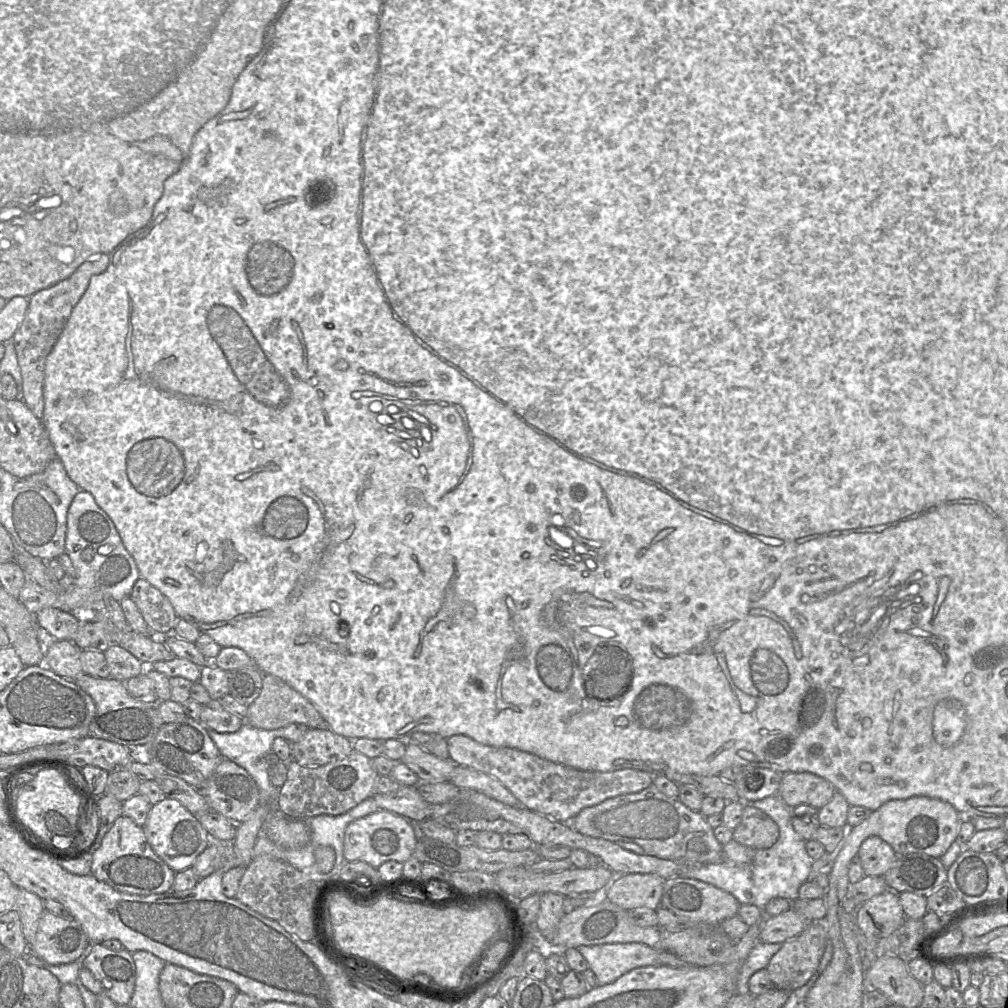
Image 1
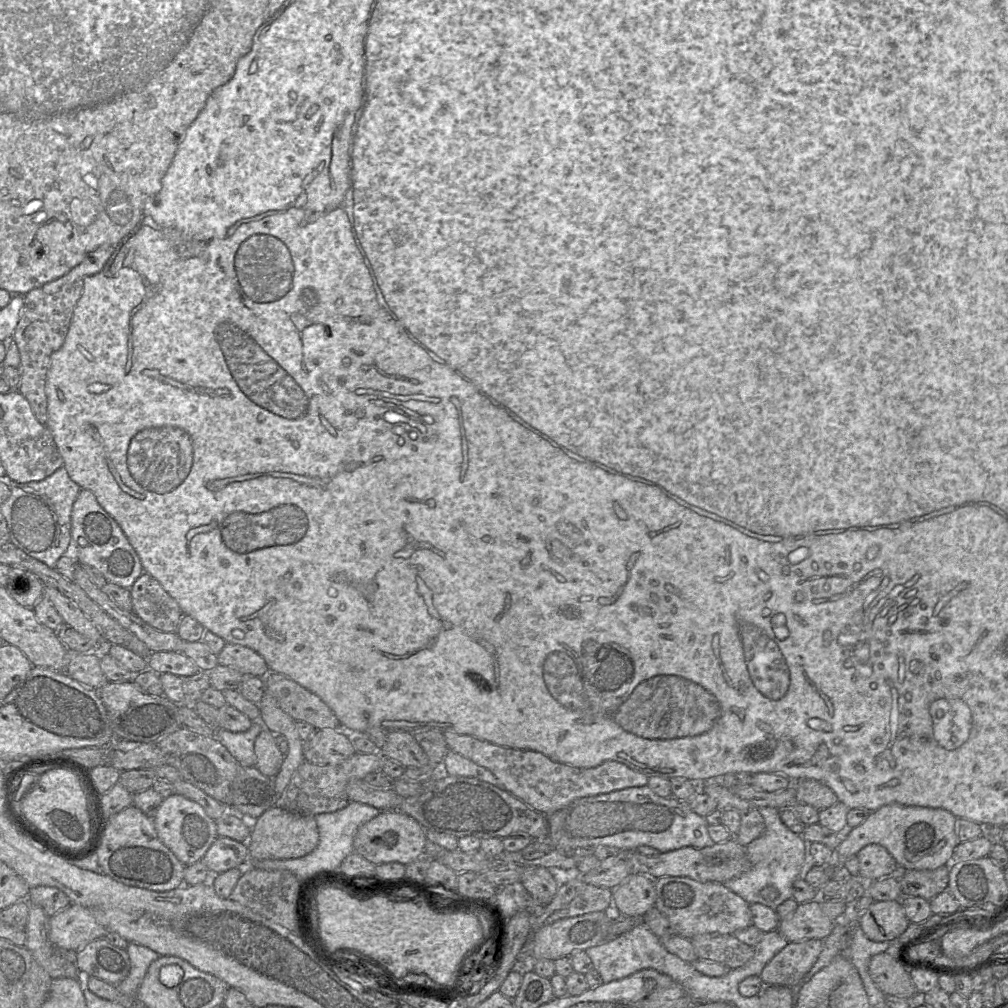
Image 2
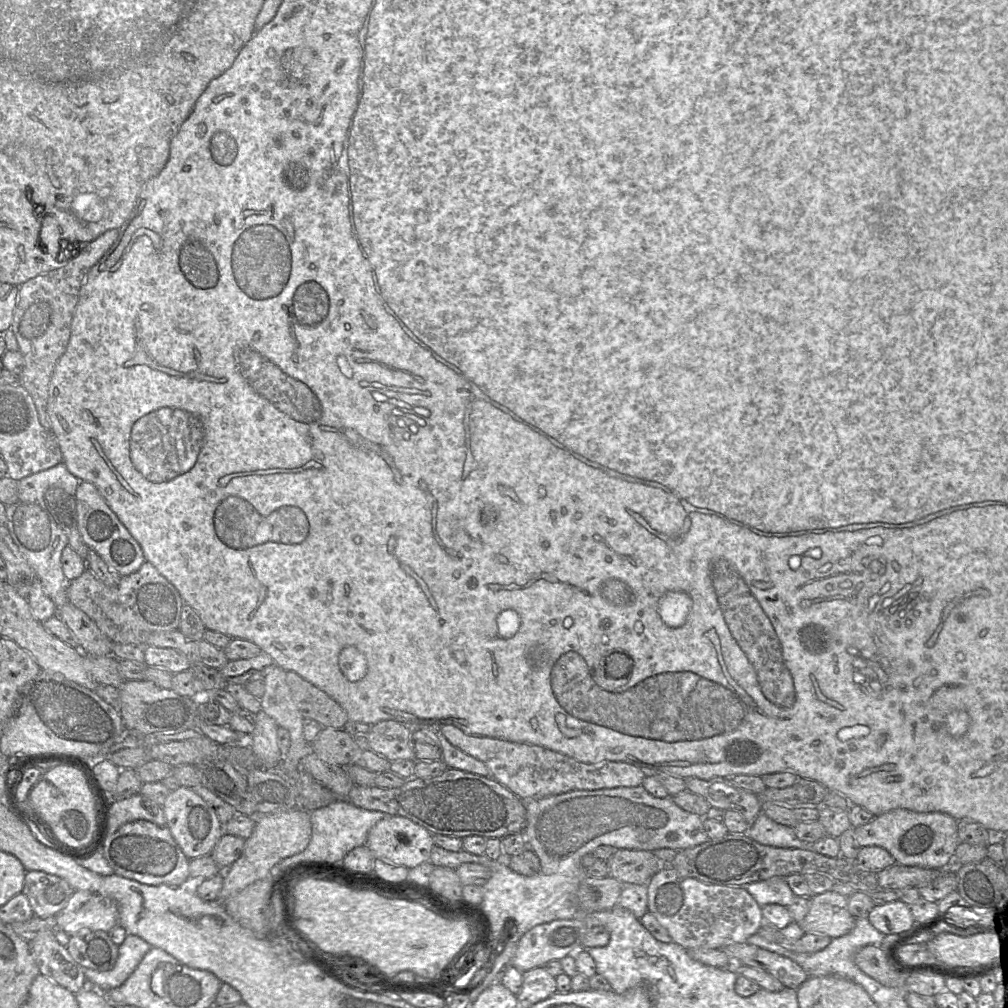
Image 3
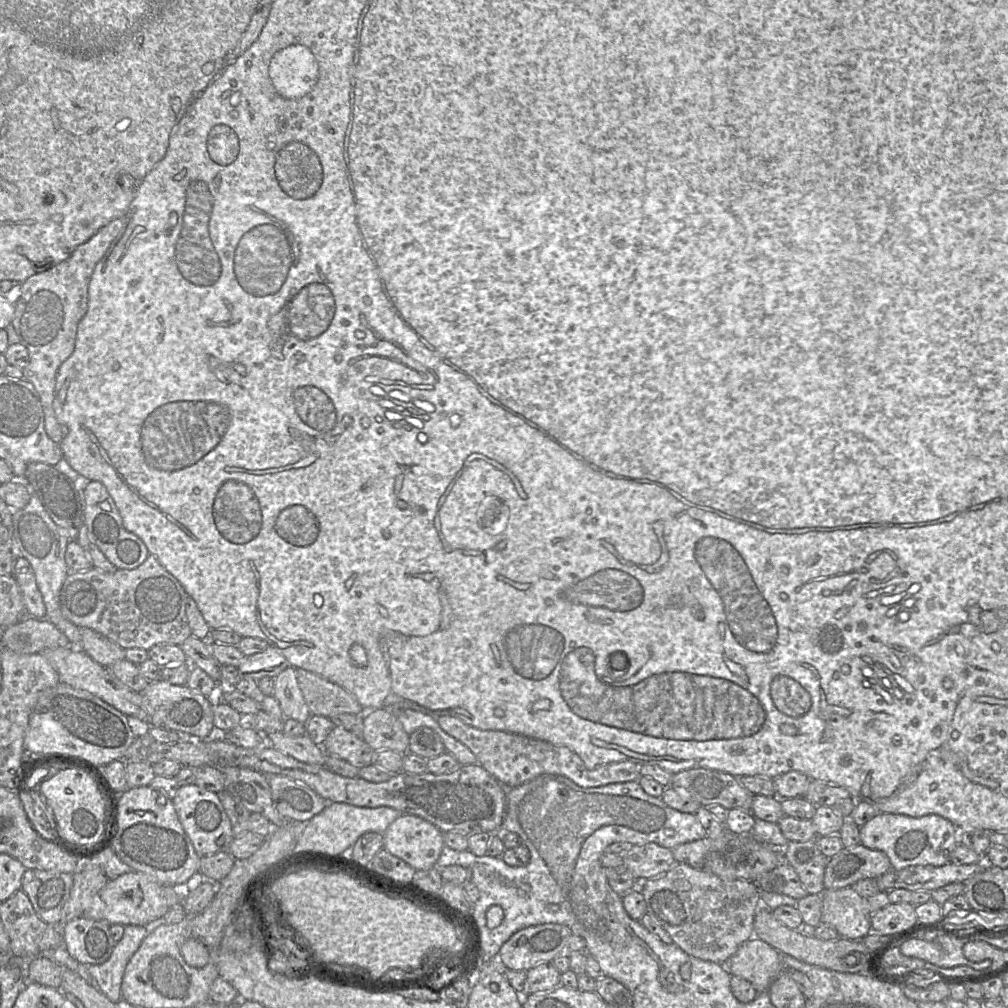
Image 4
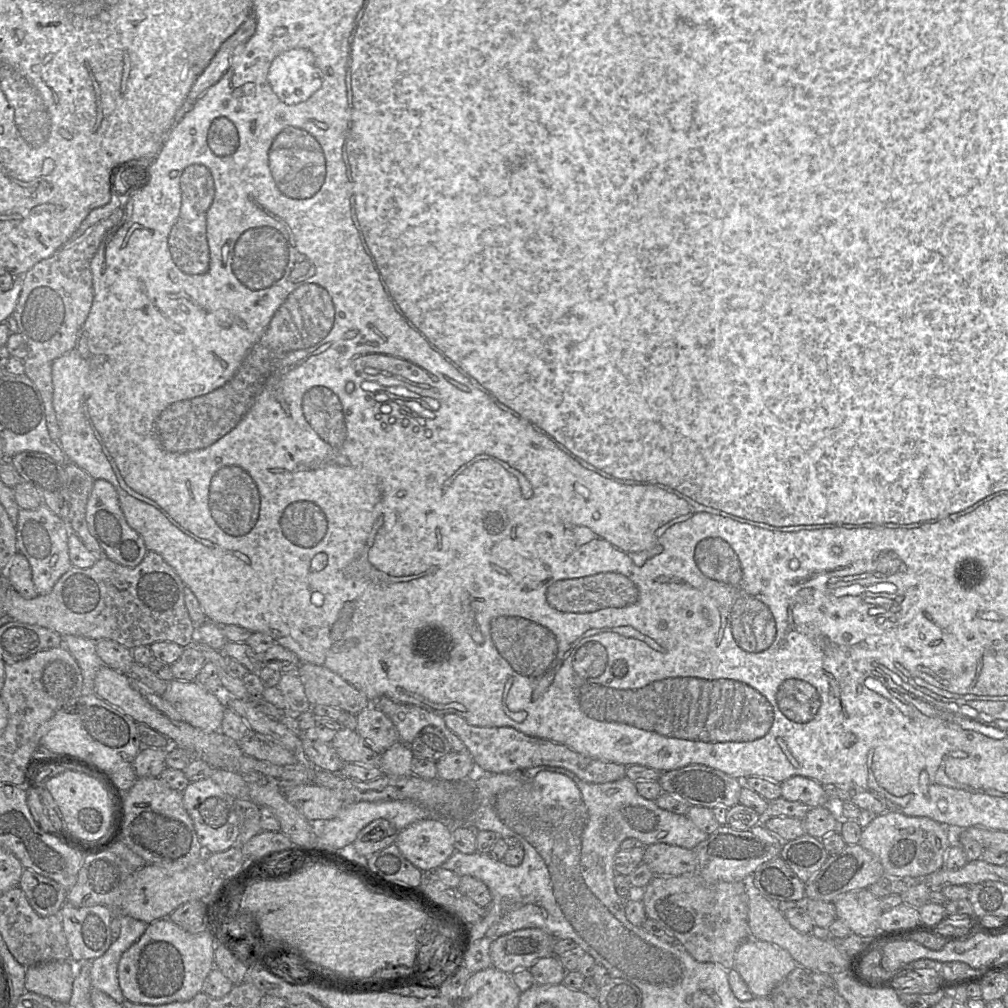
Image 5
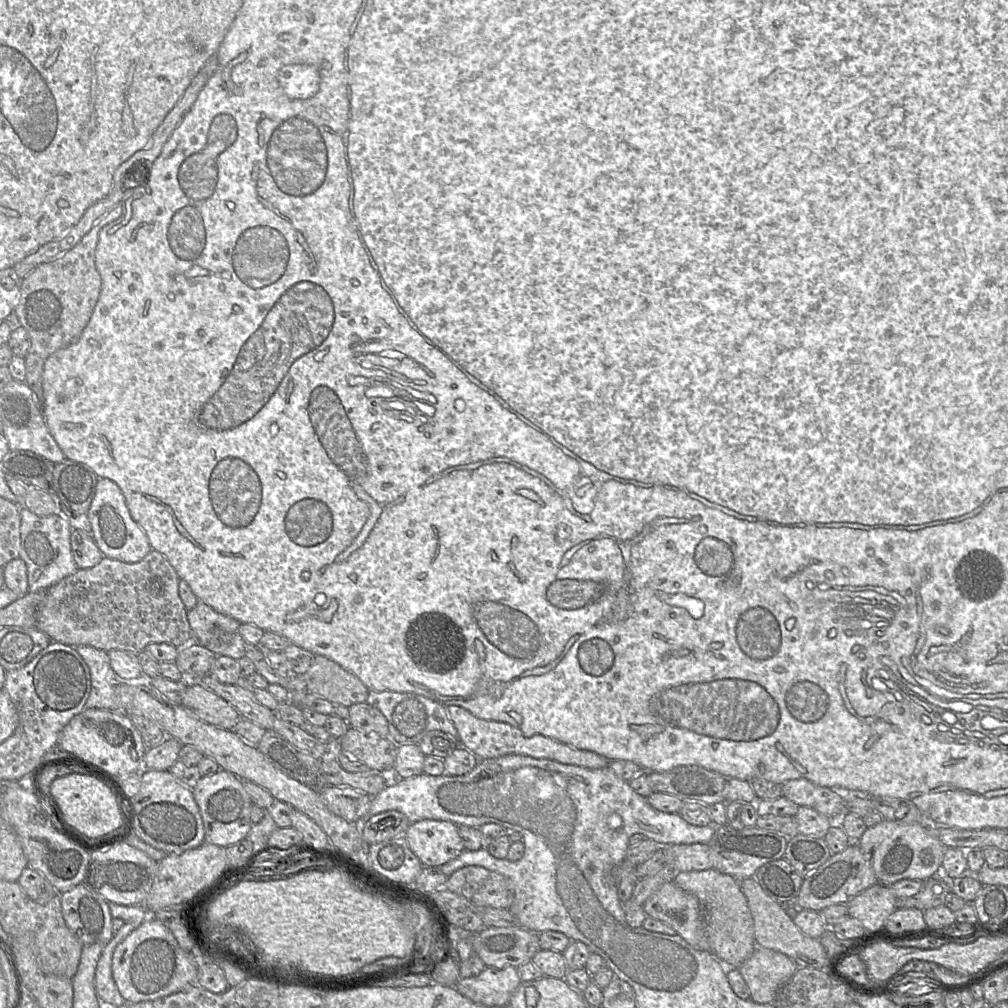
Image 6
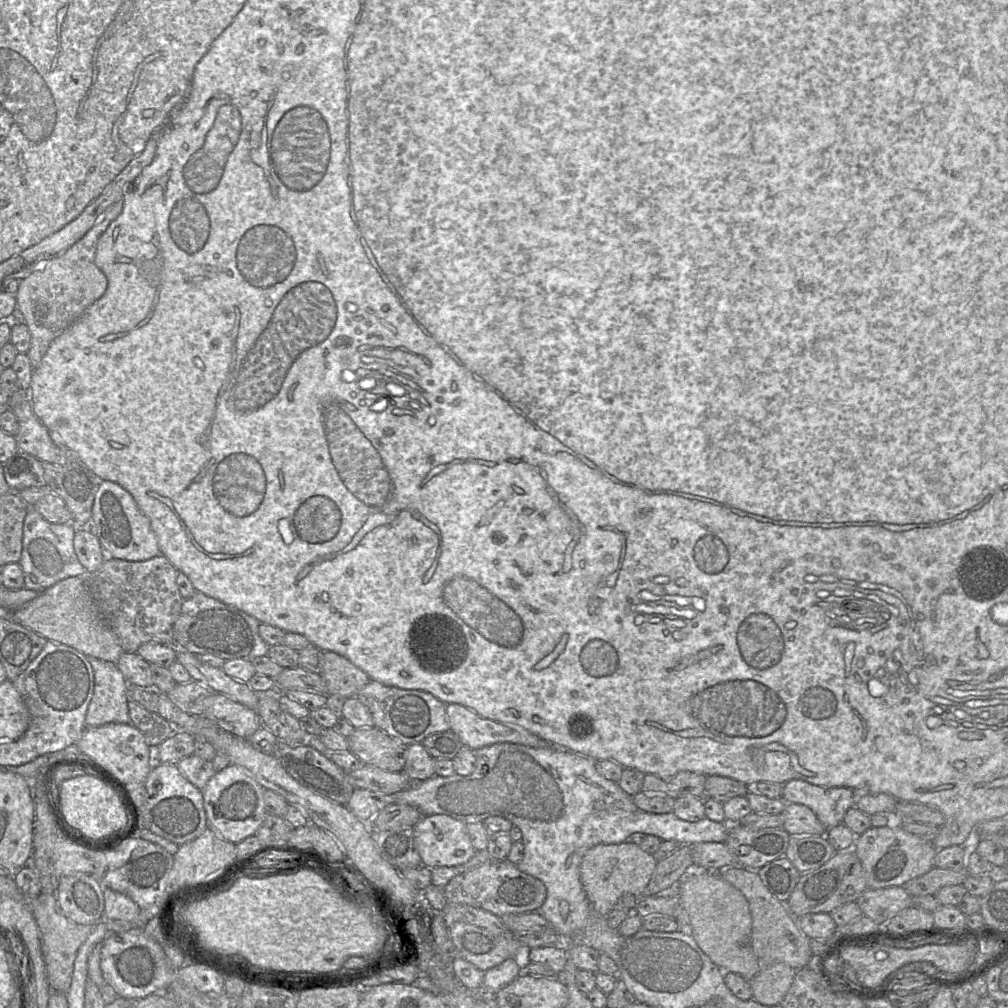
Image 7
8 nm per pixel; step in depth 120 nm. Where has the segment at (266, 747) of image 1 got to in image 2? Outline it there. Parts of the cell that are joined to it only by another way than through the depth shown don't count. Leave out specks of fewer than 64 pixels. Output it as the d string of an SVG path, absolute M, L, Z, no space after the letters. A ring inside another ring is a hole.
M256 720L253 721L251 727L245 732L217 729L215 738L227 748L241 766L255 766L254 742L263 728L262 722Z

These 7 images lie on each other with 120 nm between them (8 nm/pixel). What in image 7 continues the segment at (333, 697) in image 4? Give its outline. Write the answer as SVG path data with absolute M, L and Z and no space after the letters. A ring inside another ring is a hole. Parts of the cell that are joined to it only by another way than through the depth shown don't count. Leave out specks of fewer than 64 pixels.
M323 651L320 676L326 684L328 695L352 698L370 680L369 676L347 658L331 651Z

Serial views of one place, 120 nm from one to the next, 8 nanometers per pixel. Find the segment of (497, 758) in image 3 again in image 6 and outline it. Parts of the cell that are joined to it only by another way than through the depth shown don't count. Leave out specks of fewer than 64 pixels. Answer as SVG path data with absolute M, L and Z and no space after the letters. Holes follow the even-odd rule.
M448 706L446 709L458 732L459 745L472 752L480 760L515 754L553 760L562 764L576 765L587 769L608 767L609 760L594 752L573 748L541 734L526 736L517 727L505 722L477 718L460 706Z

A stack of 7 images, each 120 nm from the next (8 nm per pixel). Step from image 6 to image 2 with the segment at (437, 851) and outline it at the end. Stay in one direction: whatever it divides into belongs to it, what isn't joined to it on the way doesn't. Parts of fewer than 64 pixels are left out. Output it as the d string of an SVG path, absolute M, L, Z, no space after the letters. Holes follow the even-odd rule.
M386 810L358 828L353 840L353 849L375 865L390 862L408 865L424 857L426 841L425 830L415 819L399 810Z

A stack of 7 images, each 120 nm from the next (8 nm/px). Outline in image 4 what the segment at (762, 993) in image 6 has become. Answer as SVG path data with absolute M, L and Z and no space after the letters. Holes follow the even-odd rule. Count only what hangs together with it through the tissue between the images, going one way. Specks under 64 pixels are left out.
M757 937L744 942L724 965L731 975L749 981L760 992L768 992L772 982L786 970L780 952Z

